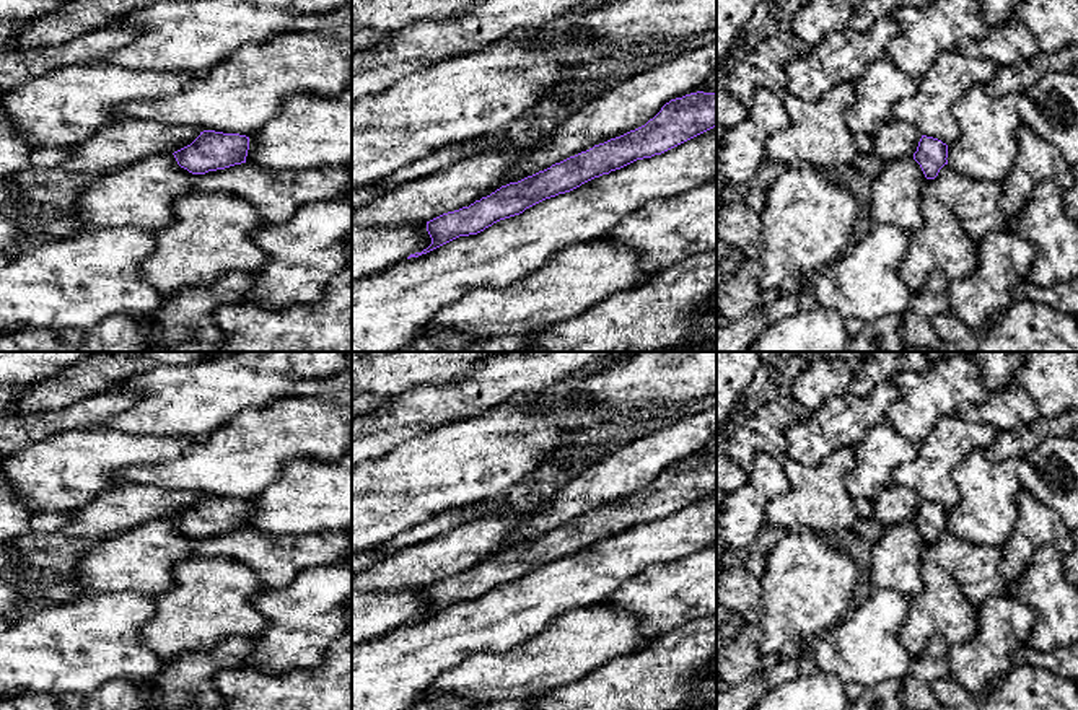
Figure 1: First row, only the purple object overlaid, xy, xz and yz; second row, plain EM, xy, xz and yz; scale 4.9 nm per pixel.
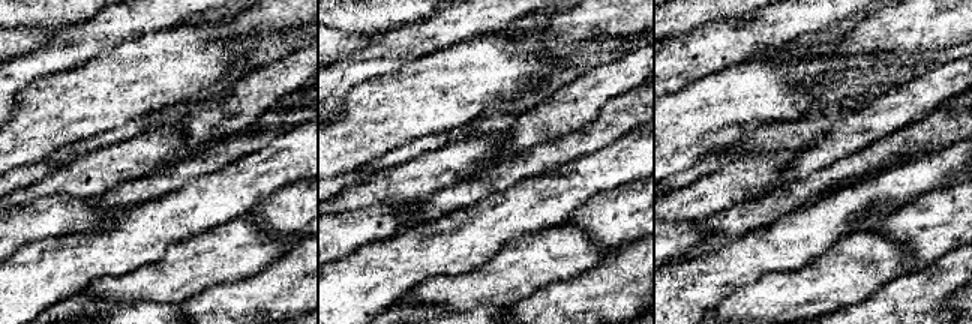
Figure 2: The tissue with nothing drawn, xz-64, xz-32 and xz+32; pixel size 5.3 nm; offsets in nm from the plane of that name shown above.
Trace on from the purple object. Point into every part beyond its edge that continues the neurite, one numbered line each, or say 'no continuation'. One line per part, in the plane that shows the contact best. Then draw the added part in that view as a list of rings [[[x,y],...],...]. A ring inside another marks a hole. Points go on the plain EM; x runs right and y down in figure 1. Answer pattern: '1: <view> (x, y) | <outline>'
no continuation

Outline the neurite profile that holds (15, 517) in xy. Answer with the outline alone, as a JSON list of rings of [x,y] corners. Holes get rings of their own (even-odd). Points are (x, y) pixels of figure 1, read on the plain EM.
[[[0,472],[0,544],[10,542],[29,531],[29,523],[37,511],[29,510]]]

